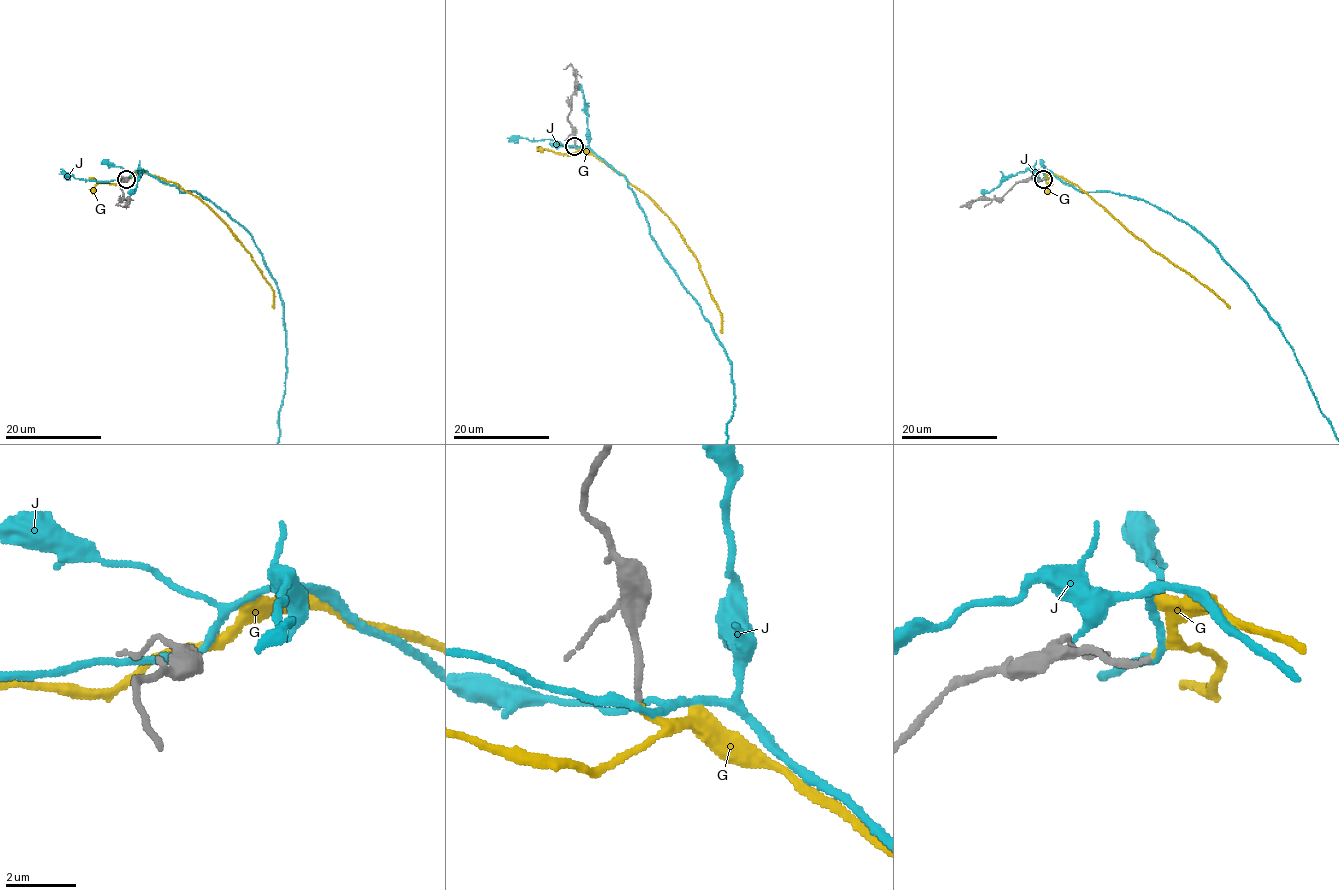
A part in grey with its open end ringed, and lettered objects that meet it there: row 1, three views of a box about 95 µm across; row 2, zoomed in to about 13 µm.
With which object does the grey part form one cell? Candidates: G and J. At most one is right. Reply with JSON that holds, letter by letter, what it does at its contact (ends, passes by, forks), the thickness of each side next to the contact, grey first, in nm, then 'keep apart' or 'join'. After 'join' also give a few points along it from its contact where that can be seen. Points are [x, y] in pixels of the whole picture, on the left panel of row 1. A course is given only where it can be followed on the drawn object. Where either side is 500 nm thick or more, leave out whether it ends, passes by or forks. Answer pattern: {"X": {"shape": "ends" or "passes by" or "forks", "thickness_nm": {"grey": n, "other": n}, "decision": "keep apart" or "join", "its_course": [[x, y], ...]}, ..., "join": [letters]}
{"G": {"shape": "ends", "thickness_nm": {"grey": 200, "other": 160}, "decision": "join", "its_course": [[127, 179], [139, 172], [147, 172], [174, 182], [196, 195], [248, 250], [270, 285], [274, 308]]}, "J": {"shape": "passes by", "thickness_nm": {"grey": 200, "other": 240}, "decision": "keep apart"}, "join": ["G"]}

